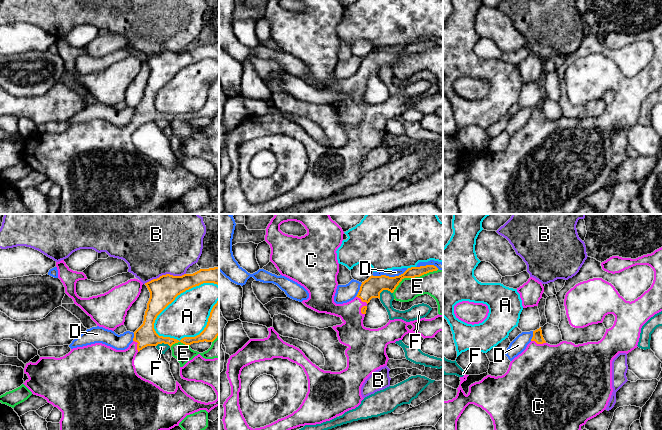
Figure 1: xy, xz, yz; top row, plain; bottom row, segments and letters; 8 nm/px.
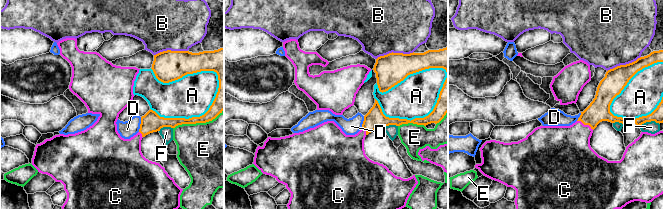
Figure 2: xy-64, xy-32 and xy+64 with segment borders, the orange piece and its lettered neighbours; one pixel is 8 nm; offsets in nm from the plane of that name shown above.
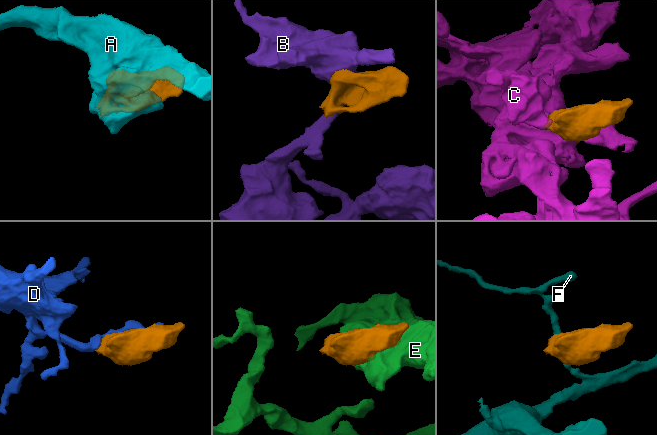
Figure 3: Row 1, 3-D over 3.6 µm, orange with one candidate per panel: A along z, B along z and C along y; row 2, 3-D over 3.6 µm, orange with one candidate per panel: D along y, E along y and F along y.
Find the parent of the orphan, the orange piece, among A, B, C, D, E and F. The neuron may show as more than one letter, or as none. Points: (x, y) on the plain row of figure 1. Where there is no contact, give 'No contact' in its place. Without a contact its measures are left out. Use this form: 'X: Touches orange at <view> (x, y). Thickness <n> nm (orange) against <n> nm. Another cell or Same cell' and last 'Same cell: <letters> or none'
A: Touches orange at xy (179, 70). Thickness 220 nm (orange) against 340 nm. Another cell
B: Touches orange at xy (164, 51). Thickness 220 nm (orange) against 440 nm. Another cell
C: Touches orange at yz (538, 119). Thickness 80 nm (orange) against 480 nm. Same cell
D: Touches orange at xz (388, 52). Thickness 160 nm (orange) against 60 nm. Another cell
E: Touches orange at xz (414, 53). Thickness 120 nm (orange) against 240 nm. Another cell
F: Touches orange at xz (383, 65). Thickness 160 nm (orange) against 110 nm. Another cell
Same cell: C

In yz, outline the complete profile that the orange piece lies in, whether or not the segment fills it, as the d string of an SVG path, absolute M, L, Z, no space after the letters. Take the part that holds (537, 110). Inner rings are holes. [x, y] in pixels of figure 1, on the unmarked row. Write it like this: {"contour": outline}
{"contour": "M662 23L651 30L636 35L612 32L601 39L602 45L608 49L620 49L636 41L648 41L654 47L651 63L634 77L626 77L615 63L602 54L593 54L580 58L565 71L564 82L569 100L574 104L584 104L592 100L602 99L605 92L613 90L614 100L606 105L603 114L598 118L587 118L575 121L562 117L557 121L548 120L542 111L541 103L533 107L531 118L526 125L515 133L507 148L502 152L487 151L481 157L469 162L466 171L461 160L469 151L460 153L460 161L455 174L443 177L443 214L459 214L457 197L469 180L485 186L491 193L495 206L495 214L574 214L586 198L602 189L611 174L612 137L619 129L628 130L638 122L642 102L655 90L662 87Z"}

